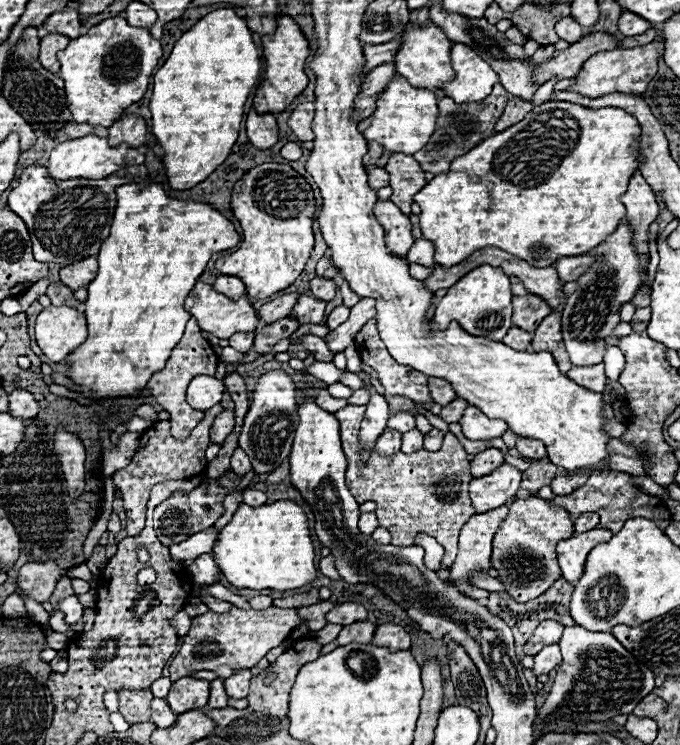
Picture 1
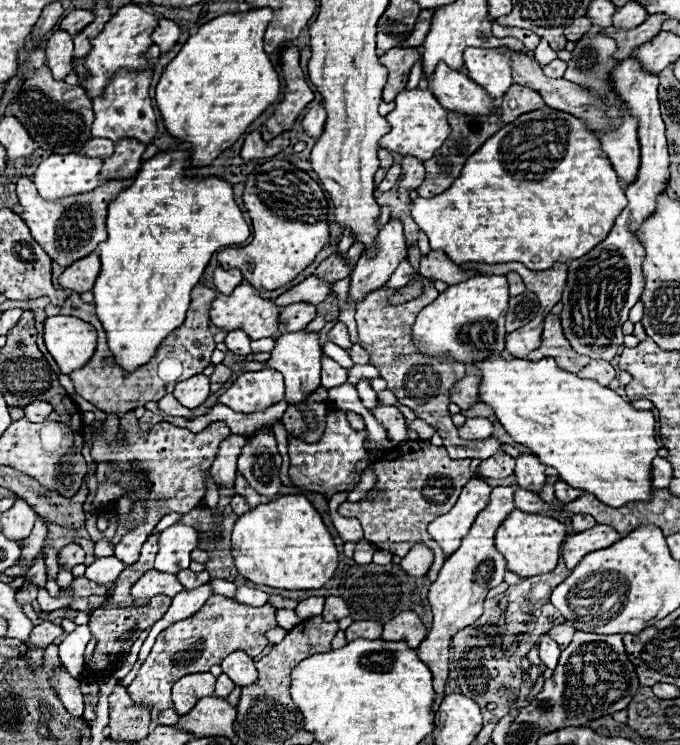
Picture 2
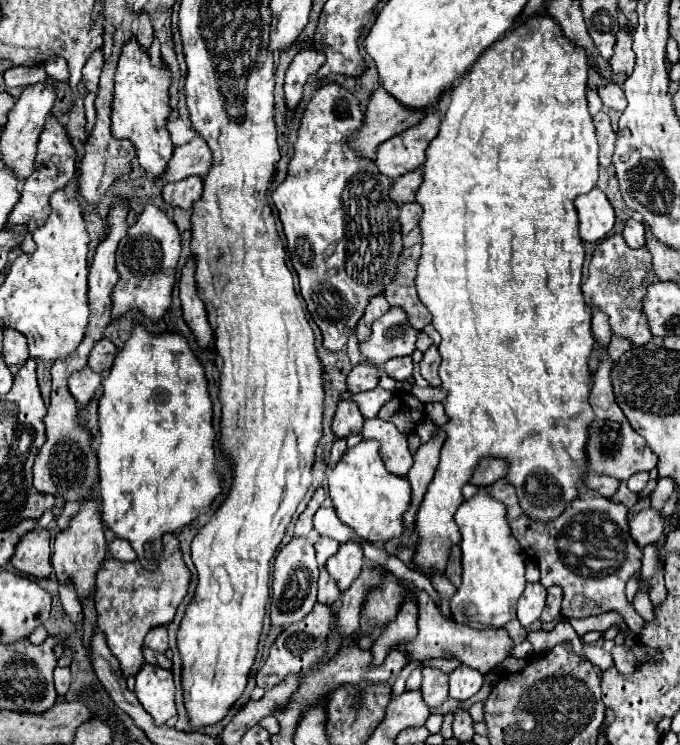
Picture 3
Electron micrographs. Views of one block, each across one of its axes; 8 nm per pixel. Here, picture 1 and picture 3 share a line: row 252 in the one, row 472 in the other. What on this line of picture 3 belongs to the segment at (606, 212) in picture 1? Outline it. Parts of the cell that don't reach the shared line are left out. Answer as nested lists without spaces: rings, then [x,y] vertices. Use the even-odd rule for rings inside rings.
[[[534,14],[530,16],[526,22],[518,24],[516,28],[512,28],[510,32],[506,32],[506,36],[498,42],[494,42],[482,56],[478,56],[478,60],[472,64],[472,68],[466,72],[466,76],[454,86],[450,98],[450,108],[446,110],[446,114],[442,116],[440,120],[440,132],[438,136],[434,138],[434,142],[430,142],[428,150],[426,150],[426,162],[424,162],[424,182],[422,186],[418,188],[418,194],[416,194],[416,202],[424,208],[424,214],[420,218],[420,232],[422,232],[422,256],[420,256],[420,262],[418,262],[418,274],[416,274],[416,290],[418,290],[418,298],[420,302],[428,308],[428,312],[432,314],[432,326],[440,332],[442,336],[442,342],[440,342],[440,356],[442,356],[442,364],[440,364],[440,380],[442,380],[442,388],[448,392],[448,396],[444,398],[444,408],[446,408],[446,414],[450,416],[450,422],[446,426],[442,426],[442,430],[446,432],[446,442],[442,446],[442,452],[440,452],[440,464],[436,468],[436,474],[428,486],[428,492],[420,504],[420,510],[416,514],[416,532],[418,532],[418,542],[416,542],[416,556],[414,556],[414,564],[422,570],[424,576],[428,576],[428,570],[430,568],[438,568],[444,572],[446,568],[446,562],[448,562],[448,552],[450,552],[450,546],[460,542],[460,532],[458,532],[458,526],[454,522],[454,512],[458,510],[458,506],[462,504],[462,486],[468,484],[470,480],[470,474],[474,472],[476,464],[484,458],[484,456],[492,456],[492,458],[504,458],[510,462],[510,472],[508,472],[508,482],[514,484],[516,492],[518,492],[518,500],[520,500],[520,506],[522,510],[530,516],[530,518],[536,518],[536,520],[554,520],[556,516],[560,516],[566,508],[566,504],[570,504],[570,500],[574,500],[578,496],[578,484],[584,480],[584,474],[588,472],[588,462],[586,462],[586,438],[588,438],[588,422],[594,420],[594,412],[590,408],[590,402],[588,402],[588,394],[590,394],[590,388],[592,388],[592,380],[590,380],[590,368],[588,368],[588,358],[590,358],[590,352],[594,348],[594,336],[592,336],[592,328],[590,328],[590,312],[586,308],[586,302],[584,302],[584,296],[582,296],[582,290],[580,290],[580,278],[582,278],[582,264],[584,264],[584,244],[578,236],[578,216],[576,216],[576,208],[574,208],[574,198],[580,196],[580,194],[586,194],[590,192],[594,186],[596,186],[596,180],[598,180],[598,142],[596,142],[596,130],[594,130],[594,124],[592,124],[592,116],[588,112],[588,106],[586,106],[586,78],[588,78],[588,58],[586,58],[586,52],[584,48],[578,48],[574,42],[568,42],[570,44],[570,50],[564,48],[564,44],[560,40],[568,40],[562,32],[562,28],[558,28],[558,22],[550,16],[550,14]]]

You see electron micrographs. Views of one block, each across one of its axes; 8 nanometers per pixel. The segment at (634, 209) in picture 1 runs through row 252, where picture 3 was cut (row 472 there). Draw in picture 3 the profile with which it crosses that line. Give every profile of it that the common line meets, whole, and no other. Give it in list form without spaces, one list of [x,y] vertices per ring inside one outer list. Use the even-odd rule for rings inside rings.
[[[638,472],[638,474],[634,474],[628,482],[628,488],[632,490],[632,492],[640,492],[640,490],[644,490],[646,488],[646,484],[648,484],[648,474],[646,472]]]

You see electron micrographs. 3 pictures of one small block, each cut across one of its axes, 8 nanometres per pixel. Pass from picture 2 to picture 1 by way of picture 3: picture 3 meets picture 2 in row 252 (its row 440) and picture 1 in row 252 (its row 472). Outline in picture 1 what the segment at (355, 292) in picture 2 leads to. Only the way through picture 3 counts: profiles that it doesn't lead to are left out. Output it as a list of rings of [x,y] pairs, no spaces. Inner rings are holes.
[[[378,200],[374,204],[374,214],[378,222],[382,222],[386,230],[386,240],[388,240],[388,250],[398,256],[406,256],[410,246],[414,244],[412,236],[412,224],[406,214],[400,212],[398,206],[390,200]]]

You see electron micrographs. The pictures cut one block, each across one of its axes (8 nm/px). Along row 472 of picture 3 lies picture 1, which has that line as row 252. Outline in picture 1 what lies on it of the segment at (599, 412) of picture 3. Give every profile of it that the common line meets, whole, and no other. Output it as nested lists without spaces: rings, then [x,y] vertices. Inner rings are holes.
[[[620,224],[596,250],[596,264],[578,278],[578,290],[568,296],[562,310],[562,336],[574,366],[594,366],[602,362],[606,338],[620,322],[620,306],[630,302],[640,288],[640,260],[632,246],[628,224]]]

